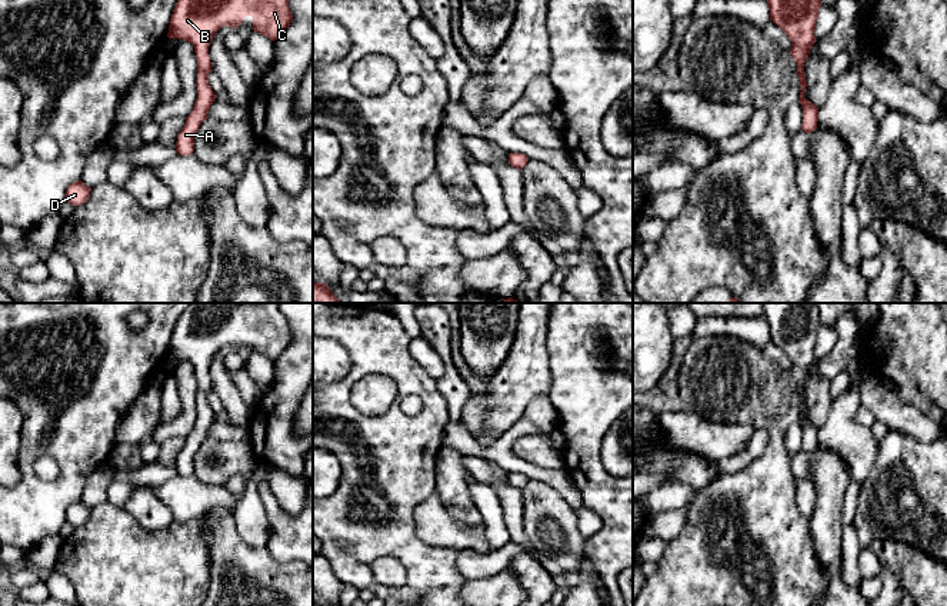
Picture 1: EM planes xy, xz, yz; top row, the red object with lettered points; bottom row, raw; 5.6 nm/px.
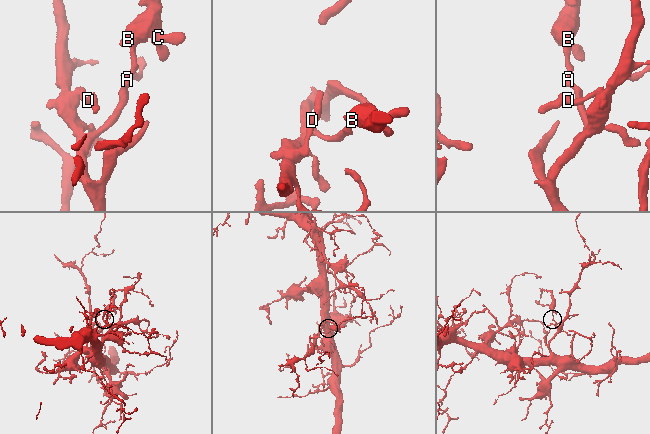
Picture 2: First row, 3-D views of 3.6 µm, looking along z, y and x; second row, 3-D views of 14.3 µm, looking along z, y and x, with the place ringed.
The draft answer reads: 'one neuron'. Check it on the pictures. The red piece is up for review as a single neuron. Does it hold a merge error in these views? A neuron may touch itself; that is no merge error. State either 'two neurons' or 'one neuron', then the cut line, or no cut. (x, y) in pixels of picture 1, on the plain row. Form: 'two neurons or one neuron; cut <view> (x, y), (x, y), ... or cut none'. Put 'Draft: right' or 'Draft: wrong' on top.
Draft: right
one neuron; cut none

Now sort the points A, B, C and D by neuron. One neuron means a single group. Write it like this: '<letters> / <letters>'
A B C D

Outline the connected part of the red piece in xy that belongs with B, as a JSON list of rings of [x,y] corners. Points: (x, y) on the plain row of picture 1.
[[[191,303],[176,323],[167,357],[193,364],[199,390],[197,419],[177,456],[177,475],[193,475],[194,456],[217,417],[209,404],[210,362],[223,346],[236,349],[246,336],[253,337],[253,350],[271,362],[293,342],[279,303]]]

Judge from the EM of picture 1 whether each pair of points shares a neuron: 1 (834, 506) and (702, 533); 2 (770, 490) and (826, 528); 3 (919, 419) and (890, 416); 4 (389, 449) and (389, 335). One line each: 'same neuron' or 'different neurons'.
1: different neurons
2: different neurons
3: same neuron
4: same neuron

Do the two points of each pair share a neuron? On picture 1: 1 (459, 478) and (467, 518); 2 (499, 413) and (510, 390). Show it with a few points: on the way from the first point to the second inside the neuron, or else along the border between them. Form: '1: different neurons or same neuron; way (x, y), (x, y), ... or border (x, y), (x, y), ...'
1: same neuron; way (459, 488), (459, 505), (462, 508)
2: same neuron; way (504, 408), (507, 396)

